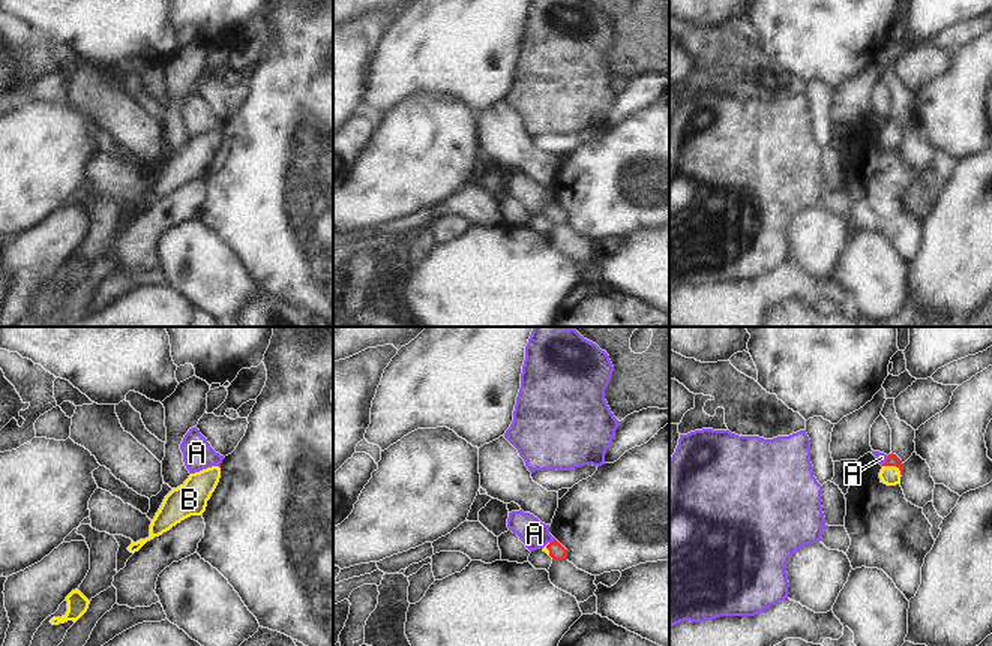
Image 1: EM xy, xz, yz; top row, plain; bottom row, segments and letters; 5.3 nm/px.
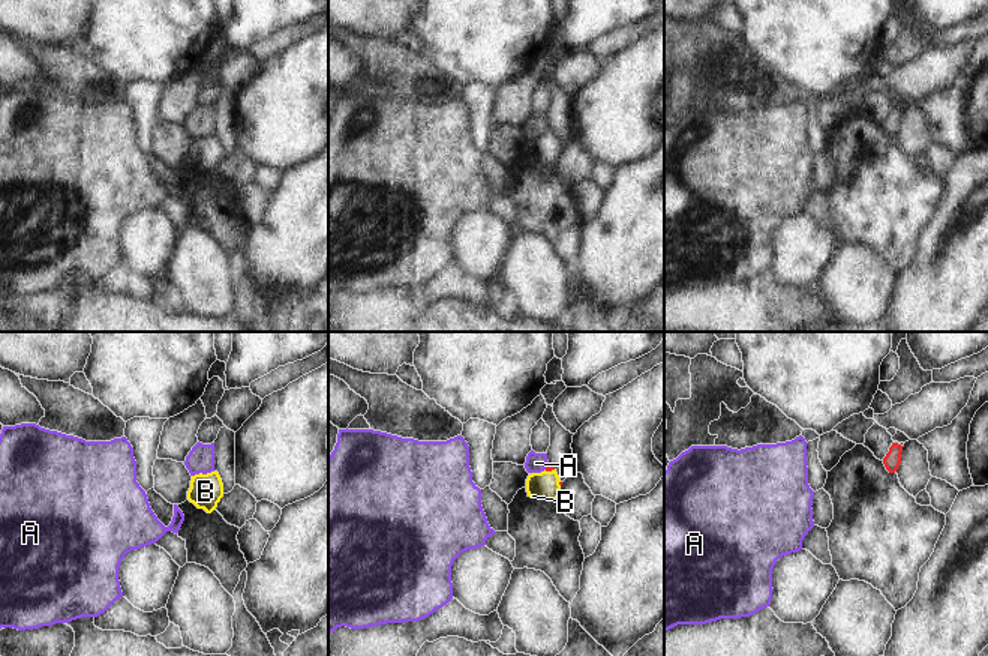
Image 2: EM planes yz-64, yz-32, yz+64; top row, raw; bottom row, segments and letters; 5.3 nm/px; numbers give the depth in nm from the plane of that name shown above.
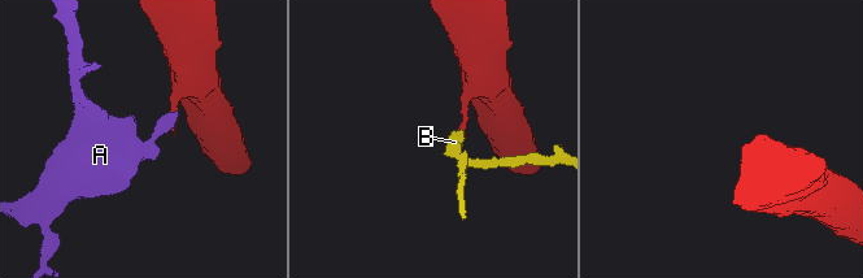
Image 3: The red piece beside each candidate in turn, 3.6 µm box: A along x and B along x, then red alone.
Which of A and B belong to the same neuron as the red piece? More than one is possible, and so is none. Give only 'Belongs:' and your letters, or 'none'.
Belongs: B

